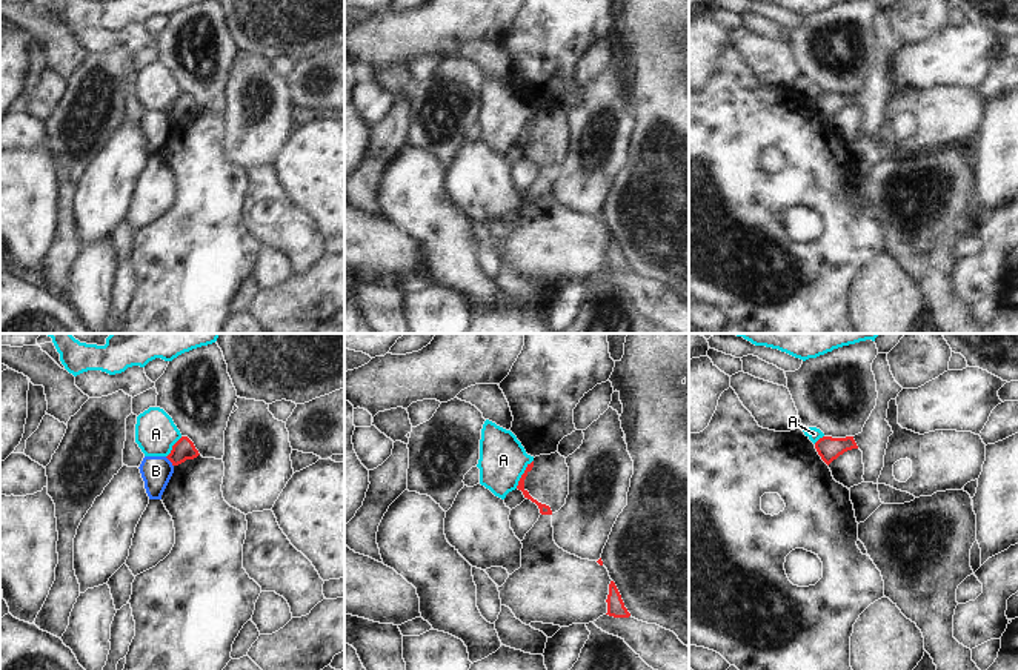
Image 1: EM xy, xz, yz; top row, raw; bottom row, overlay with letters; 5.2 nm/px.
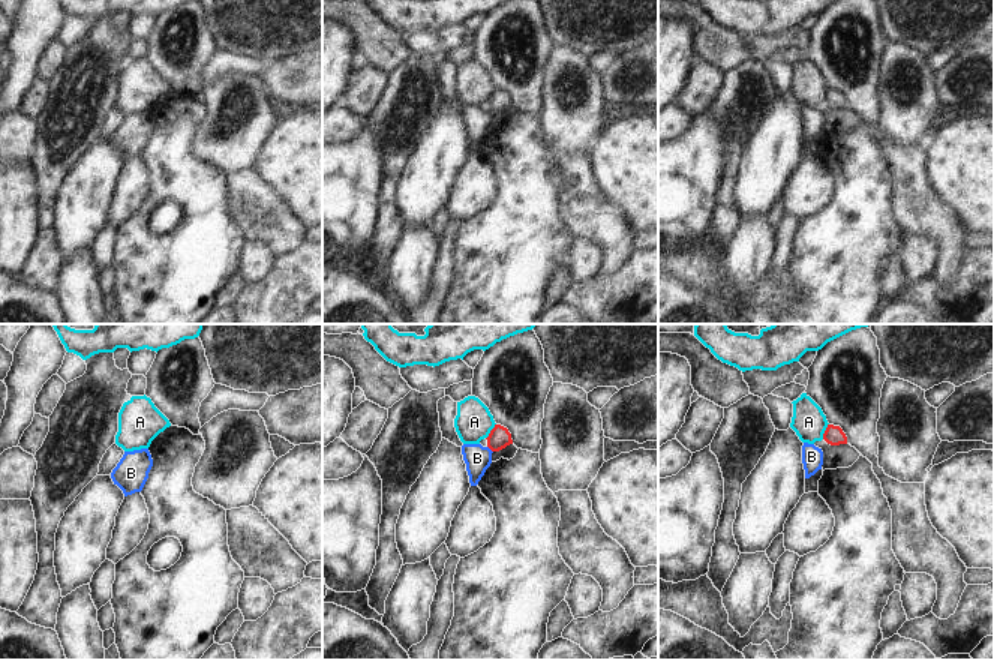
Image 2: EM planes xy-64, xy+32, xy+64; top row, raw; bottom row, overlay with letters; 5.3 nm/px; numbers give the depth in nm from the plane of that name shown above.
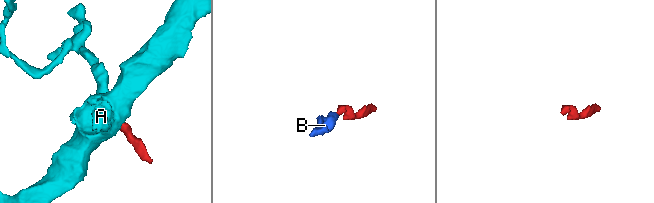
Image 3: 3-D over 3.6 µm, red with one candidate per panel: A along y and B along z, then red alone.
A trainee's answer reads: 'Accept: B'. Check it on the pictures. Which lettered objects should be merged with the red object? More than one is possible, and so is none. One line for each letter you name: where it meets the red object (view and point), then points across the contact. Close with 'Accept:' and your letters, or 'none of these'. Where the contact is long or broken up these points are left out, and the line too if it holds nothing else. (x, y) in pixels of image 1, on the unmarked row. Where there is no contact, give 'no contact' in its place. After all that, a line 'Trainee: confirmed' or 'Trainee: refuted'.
Accept: none of these
Trainee: refuted

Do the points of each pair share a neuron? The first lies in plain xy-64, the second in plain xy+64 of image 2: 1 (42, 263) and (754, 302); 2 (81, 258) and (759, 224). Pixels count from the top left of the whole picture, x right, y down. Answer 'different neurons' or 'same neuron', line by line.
1: different neurons
2: same neuron

